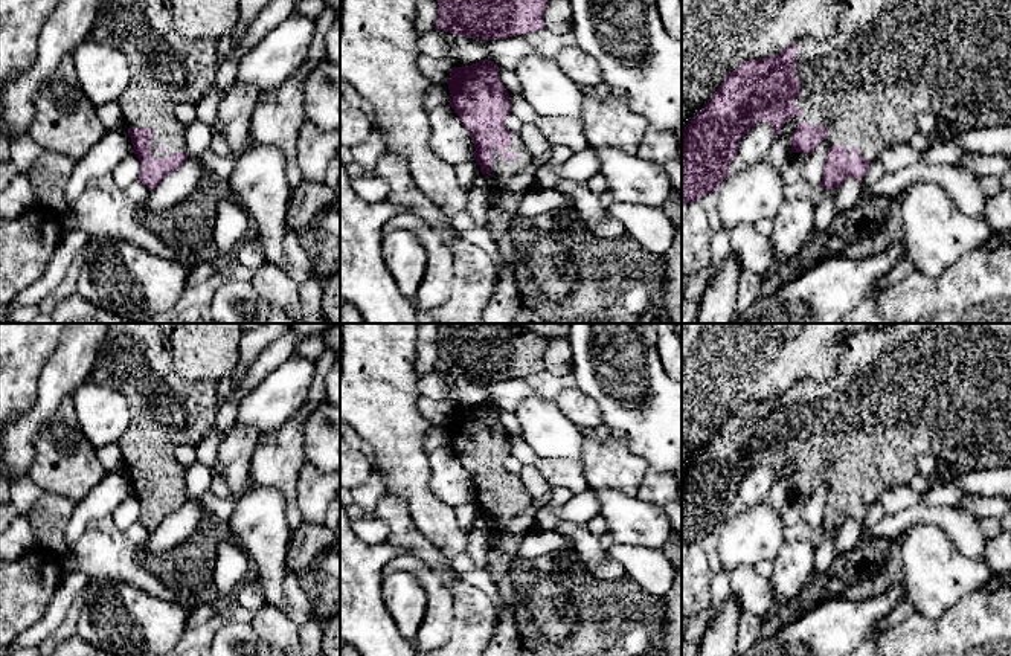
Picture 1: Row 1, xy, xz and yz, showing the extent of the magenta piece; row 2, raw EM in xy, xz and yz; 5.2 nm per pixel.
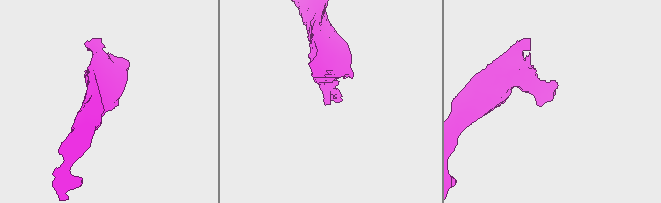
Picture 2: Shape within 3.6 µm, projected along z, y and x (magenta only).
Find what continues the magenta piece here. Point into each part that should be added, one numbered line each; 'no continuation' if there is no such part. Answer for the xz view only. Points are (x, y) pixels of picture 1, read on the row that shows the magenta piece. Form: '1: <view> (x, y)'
1: xz (502, 171)

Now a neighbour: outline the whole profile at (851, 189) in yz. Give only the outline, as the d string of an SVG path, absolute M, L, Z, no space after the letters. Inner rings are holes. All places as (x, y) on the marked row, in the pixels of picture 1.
M848 177L836 194L836 214L849 211L859 198L865 194L865 189L859 180Z

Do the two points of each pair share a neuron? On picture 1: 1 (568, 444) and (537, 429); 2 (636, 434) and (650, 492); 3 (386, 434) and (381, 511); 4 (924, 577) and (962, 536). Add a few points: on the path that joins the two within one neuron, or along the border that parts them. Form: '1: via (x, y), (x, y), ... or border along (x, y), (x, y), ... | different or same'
1: via (560, 438), (552, 437), (545, 429) | same
2: border along (648, 466), (665, 473) | different
3: border along (385, 493), (400, 496), (406, 504), (410, 519) | different
4: border along (924, 524), (937, 524), (962, 554), (984, 562) | different

